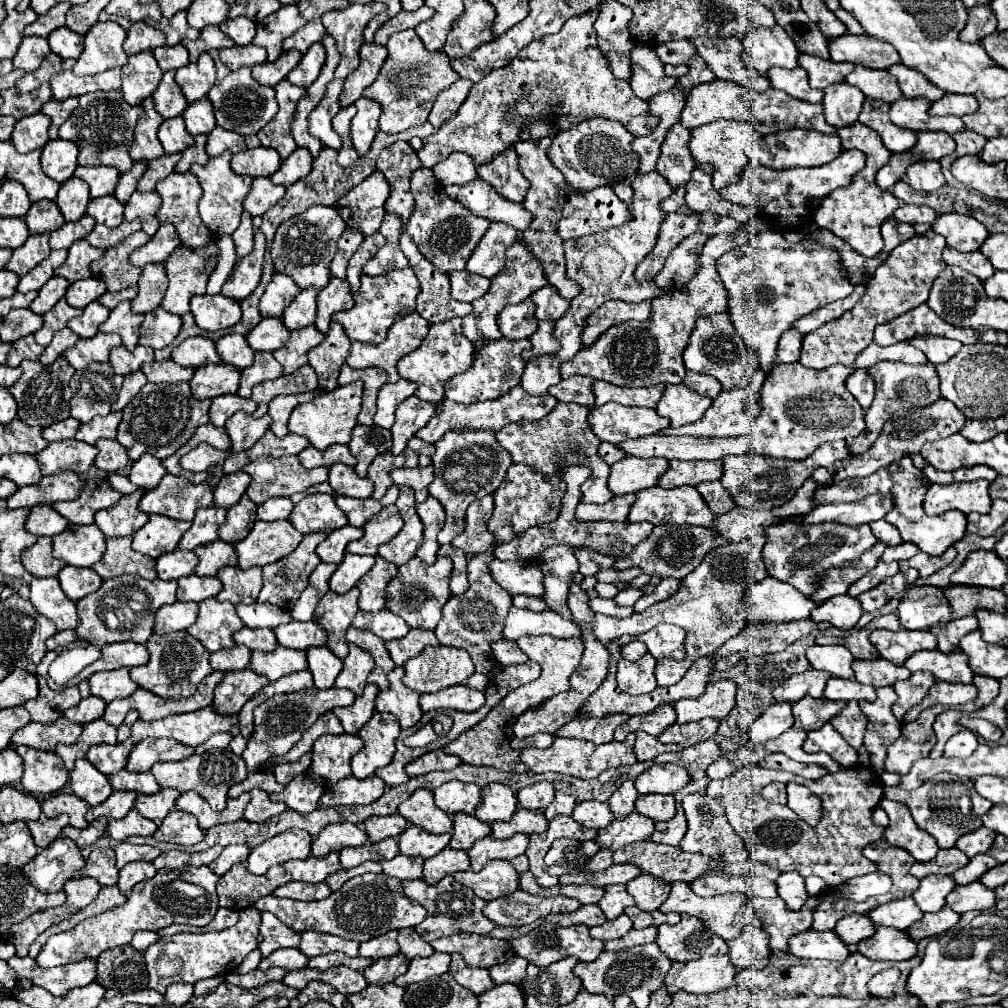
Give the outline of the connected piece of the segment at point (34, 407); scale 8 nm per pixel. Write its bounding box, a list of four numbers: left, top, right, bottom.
[10,357,74,427]

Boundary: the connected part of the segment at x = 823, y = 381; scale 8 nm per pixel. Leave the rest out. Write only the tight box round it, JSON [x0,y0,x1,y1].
[618,341,928,459]

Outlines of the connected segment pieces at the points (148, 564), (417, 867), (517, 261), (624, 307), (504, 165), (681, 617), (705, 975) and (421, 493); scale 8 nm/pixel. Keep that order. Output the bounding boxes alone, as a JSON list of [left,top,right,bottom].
[[92,537,156,579],[380,853,424,881],[462,237,548,343],[582,301,650,347],[478,147,528,203],[592,535,768,686],[664,955,736,993],[390,467,432,503]]

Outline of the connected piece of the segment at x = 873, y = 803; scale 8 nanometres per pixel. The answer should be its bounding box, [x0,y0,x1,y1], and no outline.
[706,765,884,887]

